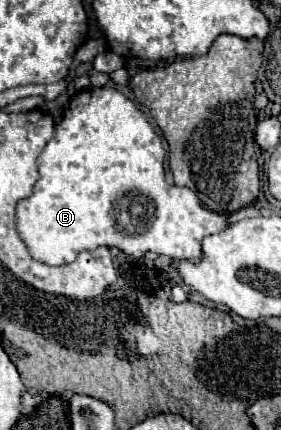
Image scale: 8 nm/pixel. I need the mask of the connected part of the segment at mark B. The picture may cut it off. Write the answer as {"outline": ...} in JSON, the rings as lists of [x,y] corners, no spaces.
{"outline":[[[103,86],[95,90],[77,92],[53,138],[37,158],[41,180],[37,180],[33,196],[17,202],[17,230],[25,240],[31,256],[51,266],[73,262],[83,250],[99,246],[119,248],[127,256],[139,260],[147,252],[169,258],[201,258],[201,240],[213,232],[225,230],[225,216],[201,206],[195,192],[189,188],[175,188],[165,182],[165,148],[159,134],[149,124],[143,110],[139,110],[119,90]]]}

